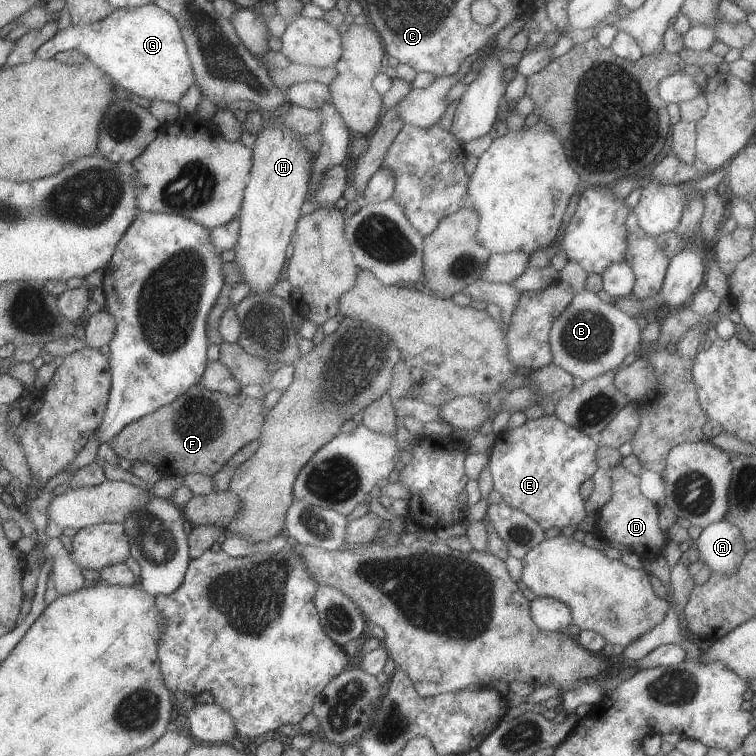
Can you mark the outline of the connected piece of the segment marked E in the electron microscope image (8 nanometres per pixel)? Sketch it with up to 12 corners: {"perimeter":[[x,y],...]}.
{"perimeter":[[554,414],[501,431],[486,464],[507,506],[577,528],[595,441]]}

